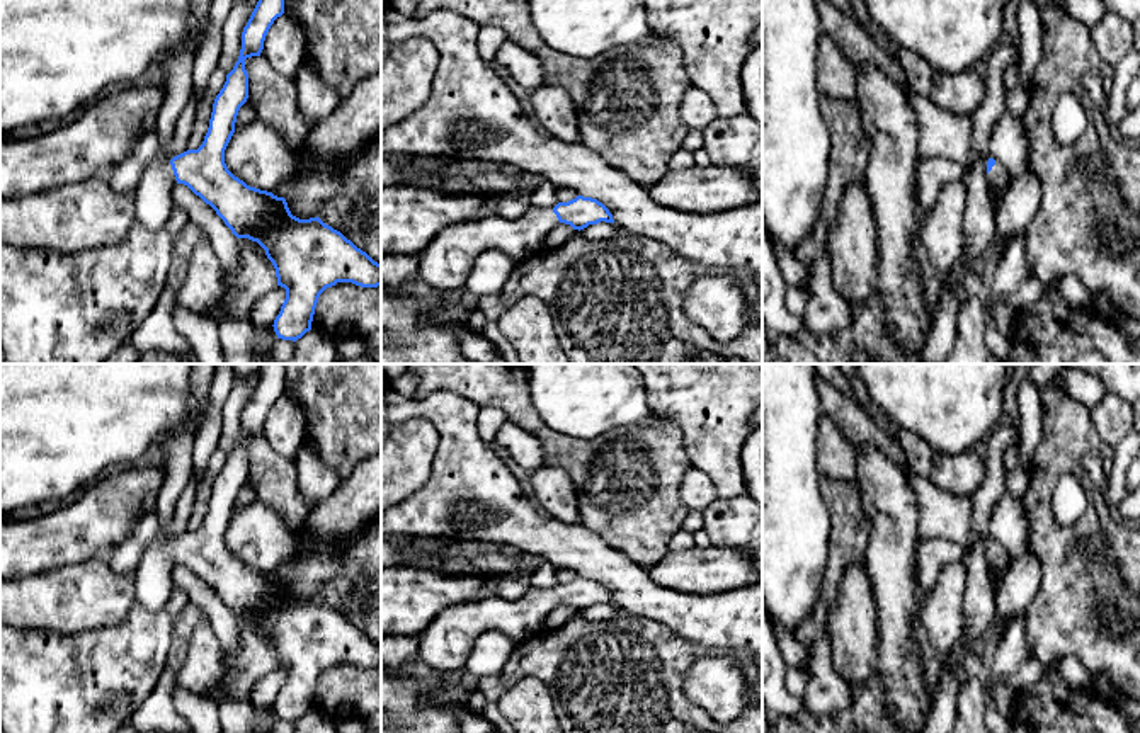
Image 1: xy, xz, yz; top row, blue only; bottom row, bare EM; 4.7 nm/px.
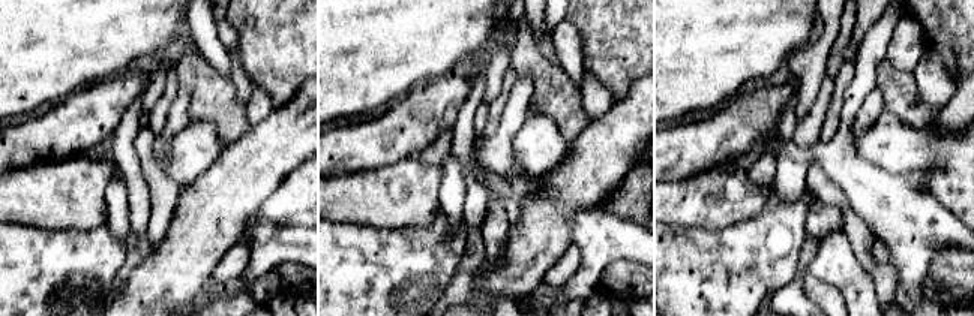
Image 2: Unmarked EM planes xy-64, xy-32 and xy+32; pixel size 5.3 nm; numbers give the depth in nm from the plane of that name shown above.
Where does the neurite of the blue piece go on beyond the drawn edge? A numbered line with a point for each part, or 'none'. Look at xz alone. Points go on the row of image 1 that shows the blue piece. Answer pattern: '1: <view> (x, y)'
1: xz (444, 264)

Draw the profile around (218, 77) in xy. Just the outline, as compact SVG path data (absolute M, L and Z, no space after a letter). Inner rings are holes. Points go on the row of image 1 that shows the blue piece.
M218 66L211 73L208 88L206 88L202 99L199 100L196 121L192 126L192 133L189 136L189 150L197 150L202 145L204 136L209 128L214 99L219 94L219 90L223 88L225 82L226 82L226 73L221 66Z

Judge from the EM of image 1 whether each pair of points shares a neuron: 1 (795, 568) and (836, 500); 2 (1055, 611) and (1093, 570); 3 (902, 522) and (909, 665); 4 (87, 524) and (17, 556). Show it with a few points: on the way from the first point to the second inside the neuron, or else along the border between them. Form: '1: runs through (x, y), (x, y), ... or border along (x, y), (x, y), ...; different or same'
1: border along (819, 475), (819, 490), (831, 519), (827, 553); different
2: runs through (1065, 601), (1082, 580); same
3: runs through (897, 558), (897, 630); same
4: runs through (70, 534), (34, 545); same

